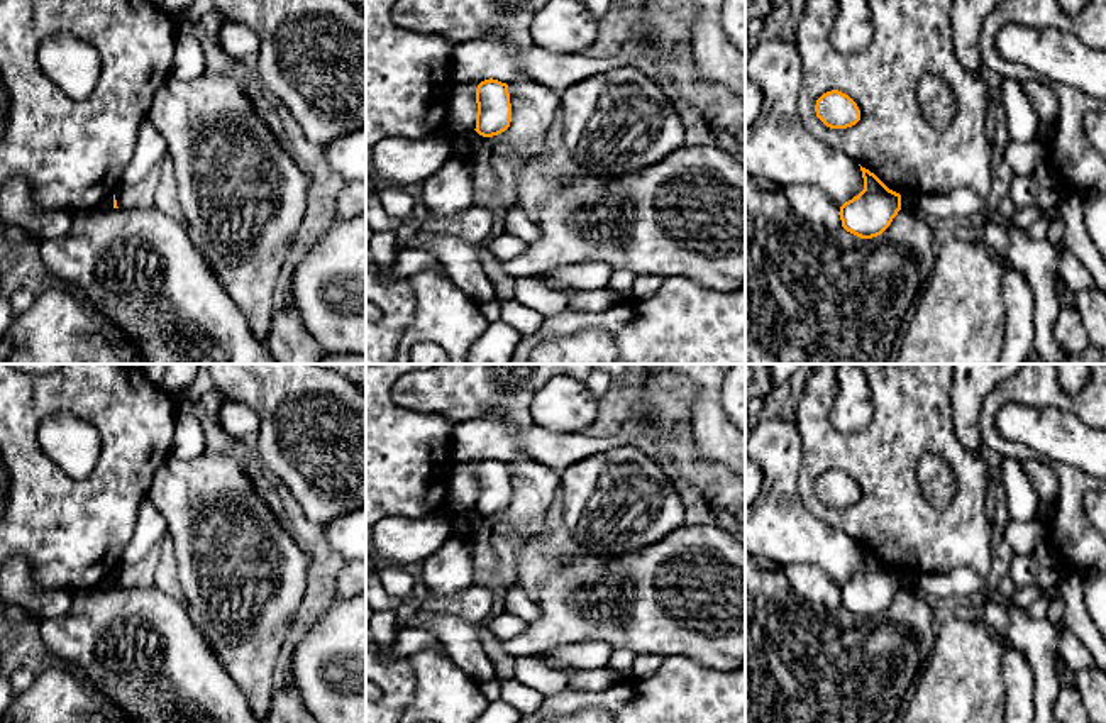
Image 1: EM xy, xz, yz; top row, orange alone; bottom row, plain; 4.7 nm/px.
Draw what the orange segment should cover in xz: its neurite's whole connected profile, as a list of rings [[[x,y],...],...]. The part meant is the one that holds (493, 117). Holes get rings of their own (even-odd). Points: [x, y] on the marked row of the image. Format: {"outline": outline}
{"outline": [[[484,80],[476,88],[476,132],[493,137],[505,132],[512,122],[512,103],[508,85],[498,80]]]}

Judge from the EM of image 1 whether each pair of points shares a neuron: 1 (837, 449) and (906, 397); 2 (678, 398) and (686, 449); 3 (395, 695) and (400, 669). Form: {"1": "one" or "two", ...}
{"1": "one", "2": "one", "3": "one"}

